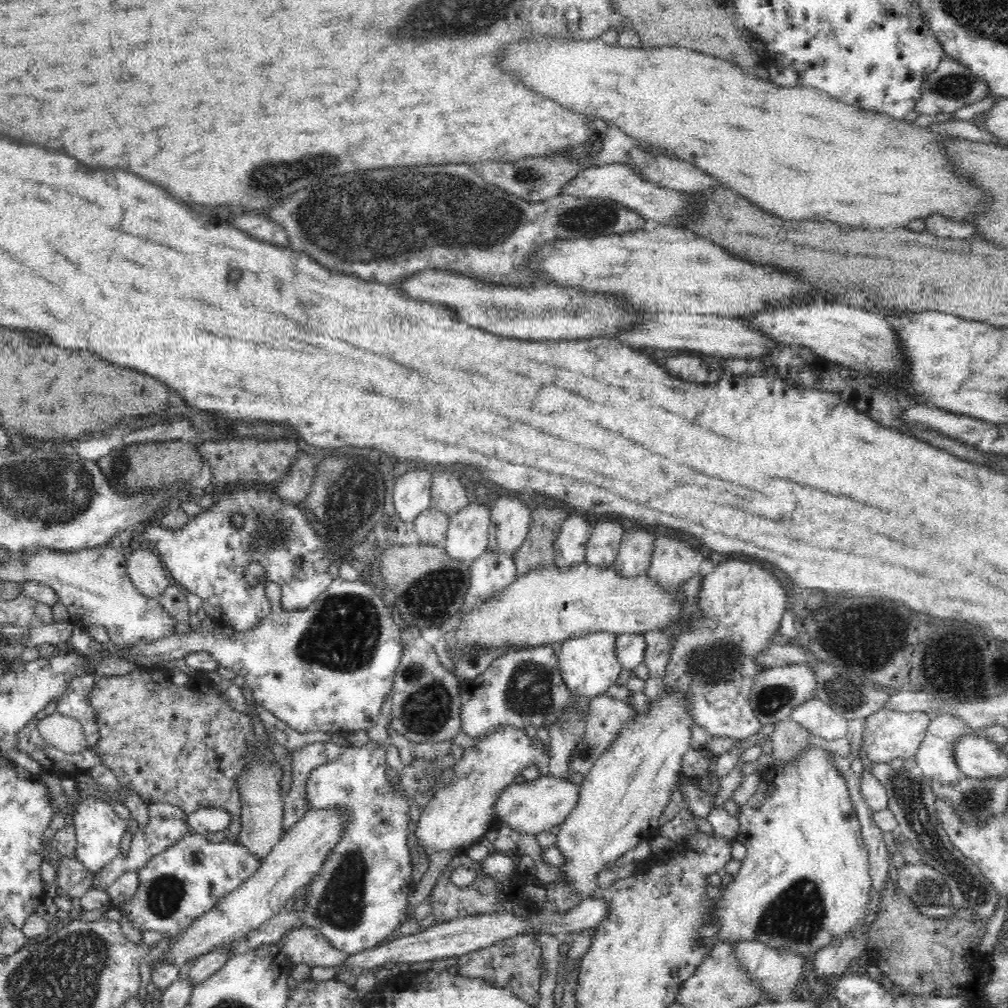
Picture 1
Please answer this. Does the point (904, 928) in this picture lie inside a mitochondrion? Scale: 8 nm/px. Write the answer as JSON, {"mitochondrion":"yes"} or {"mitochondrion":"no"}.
{"mitochondrion":"no"}

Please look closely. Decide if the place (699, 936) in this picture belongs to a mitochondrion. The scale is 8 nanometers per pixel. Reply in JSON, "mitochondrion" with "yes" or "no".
{"mitochondrion":"yes"}

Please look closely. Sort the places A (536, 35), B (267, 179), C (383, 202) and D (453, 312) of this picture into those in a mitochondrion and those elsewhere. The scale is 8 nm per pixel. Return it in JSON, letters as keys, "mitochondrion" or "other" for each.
{"A":"other","B":"mitochondrion","C":"mitochondrion","D":"other"}

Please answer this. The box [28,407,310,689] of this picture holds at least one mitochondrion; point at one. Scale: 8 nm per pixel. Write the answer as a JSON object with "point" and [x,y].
{"point":[273,522]}

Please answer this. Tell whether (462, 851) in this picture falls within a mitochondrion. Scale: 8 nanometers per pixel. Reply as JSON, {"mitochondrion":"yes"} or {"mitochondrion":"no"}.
{"mitochondrion":"no"}

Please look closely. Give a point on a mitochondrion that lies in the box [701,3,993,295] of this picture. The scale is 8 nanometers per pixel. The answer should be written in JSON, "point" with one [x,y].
{"point":[954,86]}

